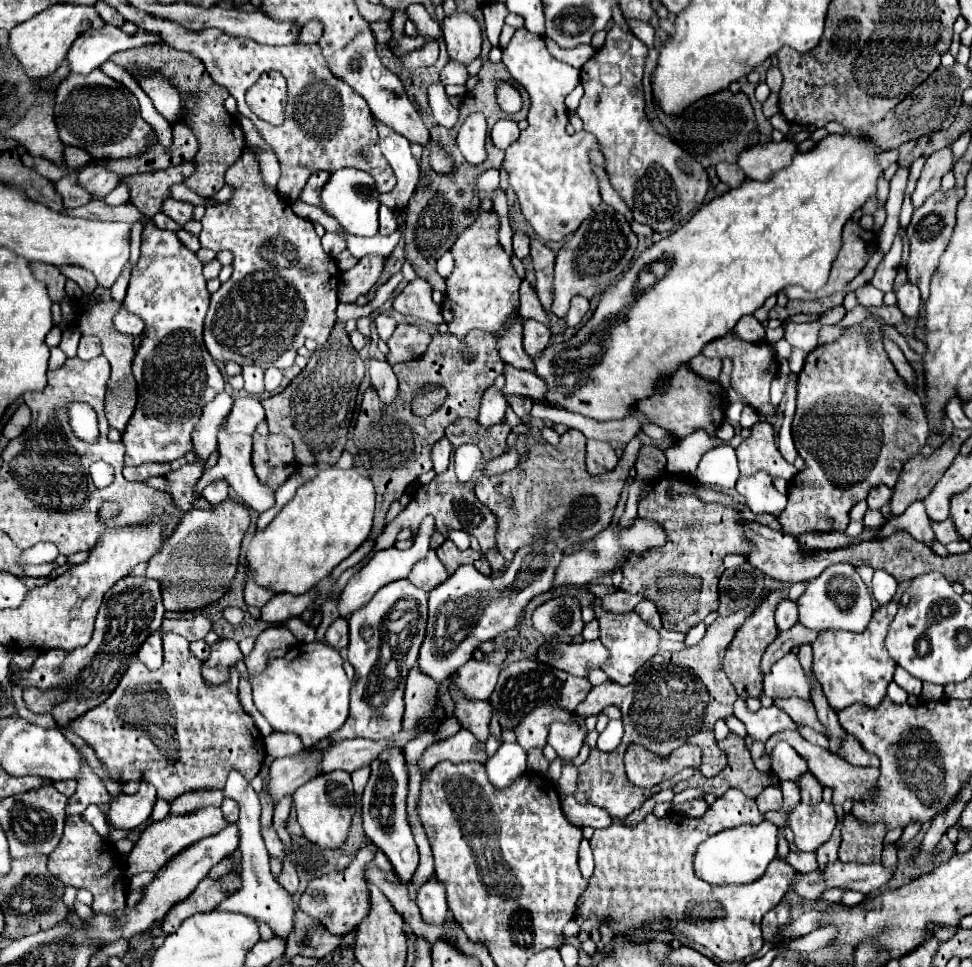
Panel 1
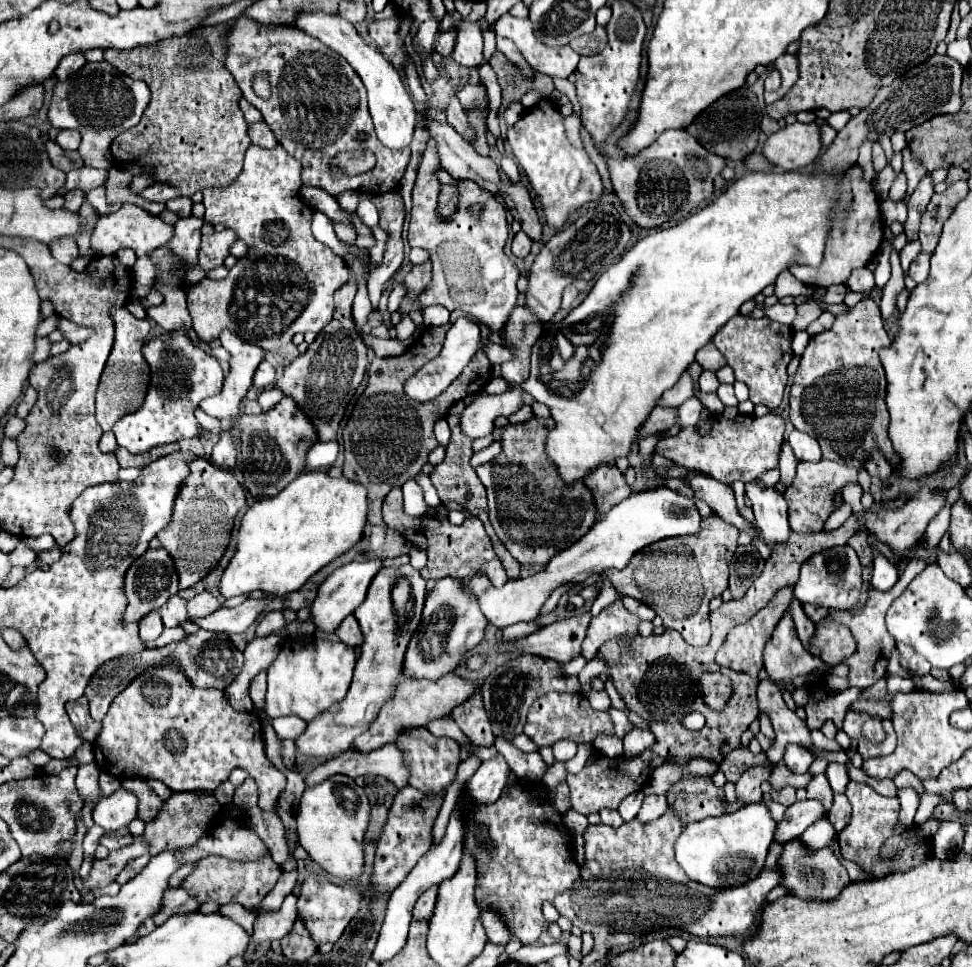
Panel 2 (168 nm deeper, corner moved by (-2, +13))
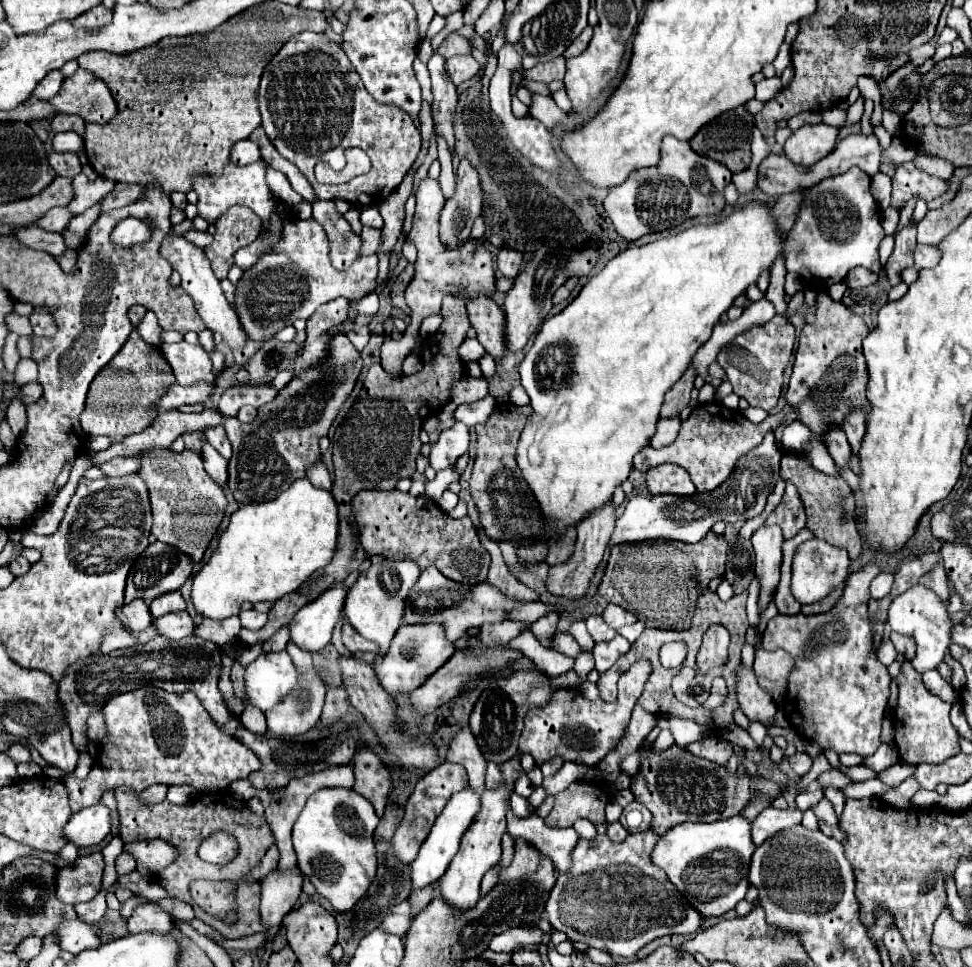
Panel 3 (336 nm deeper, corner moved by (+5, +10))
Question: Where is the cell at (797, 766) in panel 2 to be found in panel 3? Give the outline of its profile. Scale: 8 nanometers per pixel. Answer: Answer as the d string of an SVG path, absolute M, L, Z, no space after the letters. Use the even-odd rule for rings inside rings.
M795 752L795 754L789 758L789 764L791 764L791 768L793 768L793 772L795 772L797 776L803 776L803 774L807 774L809 768L811 768L811 758L809 758L805 752Z

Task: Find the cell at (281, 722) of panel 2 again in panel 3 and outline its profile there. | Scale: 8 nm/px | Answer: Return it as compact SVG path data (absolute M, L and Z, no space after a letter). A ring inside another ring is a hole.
M293 642L287 644L287 652L293 660L293 664L297 666L301 678L299 678L299 686L297 690L293 690L287 698L283 698L283 702L279 706L275 706L273 710L267 710L267 730L275 736L297 736L297 734L305 734L307 730L311 730L319 716L321 716L321 708L323 708L323 700L325 700L325 686L323 682L315 676L315 668L311 662L311 654L307 654L305 650L299 650L299 646L295 646Z

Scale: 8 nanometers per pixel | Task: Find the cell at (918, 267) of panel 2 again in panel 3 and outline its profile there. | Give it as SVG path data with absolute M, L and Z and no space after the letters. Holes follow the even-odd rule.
M917 244L915 254L913 254L913 260L915 260L913 266L915 266L917 270L921 270L921 268L931 268L931 266L935 266L937 260L939 260L939 250L937 250L935 246Z

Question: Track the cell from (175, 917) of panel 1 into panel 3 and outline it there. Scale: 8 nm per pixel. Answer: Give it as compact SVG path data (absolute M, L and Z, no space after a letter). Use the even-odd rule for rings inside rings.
M147 902L139 906L133 916L127 922L129 934L139 934L139 932L155 932L155 930L171 930L175 928L171 914L163 910L157 902Z

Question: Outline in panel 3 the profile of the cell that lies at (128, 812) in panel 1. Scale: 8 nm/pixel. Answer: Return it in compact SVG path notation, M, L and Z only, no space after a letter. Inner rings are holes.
M95 804L73 814L63 832L69 842L79 846L95 846L111 832L111 822L111 810L105 804Z

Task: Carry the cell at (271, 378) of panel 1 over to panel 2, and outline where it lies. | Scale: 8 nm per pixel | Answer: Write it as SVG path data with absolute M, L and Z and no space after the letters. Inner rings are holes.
M262 361L258 365L258 371L254 373L254 379L252 379L252 385L258 387L258 389L264 389L268 385L274 383L274 367L268 363L268 361Z

